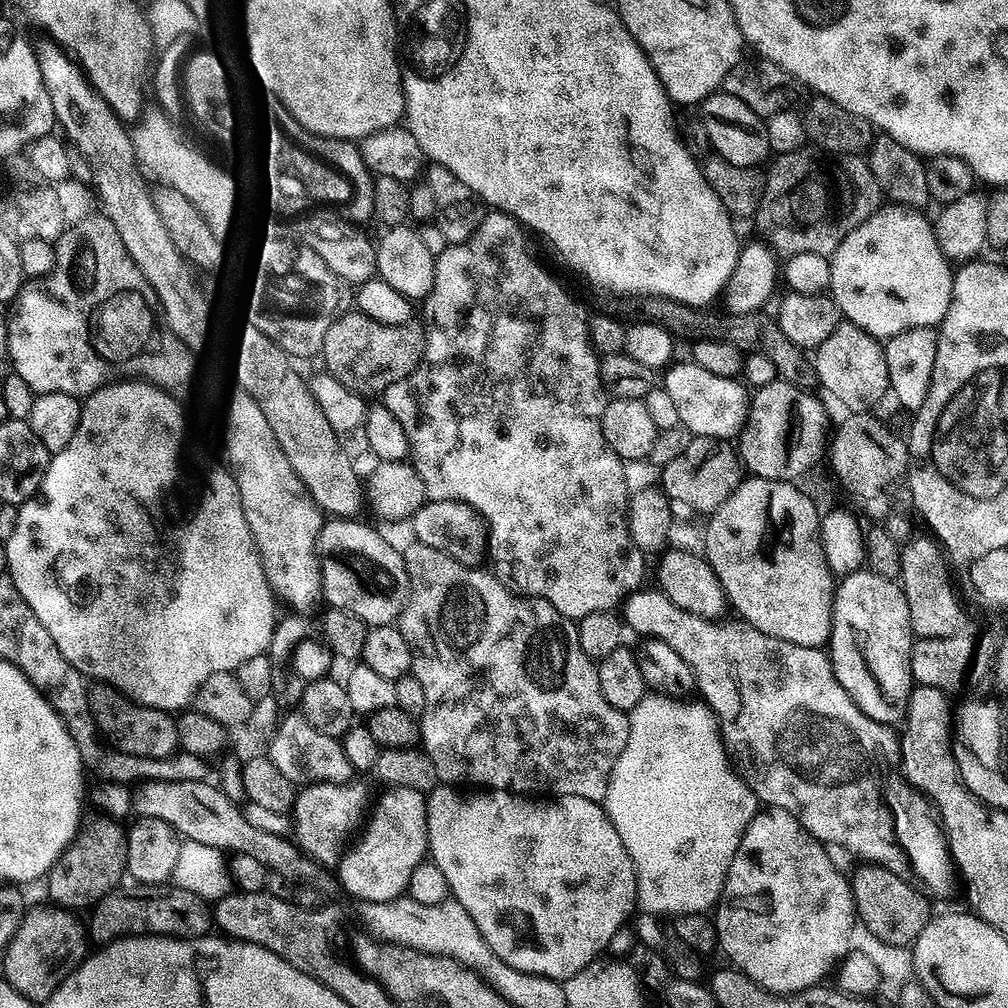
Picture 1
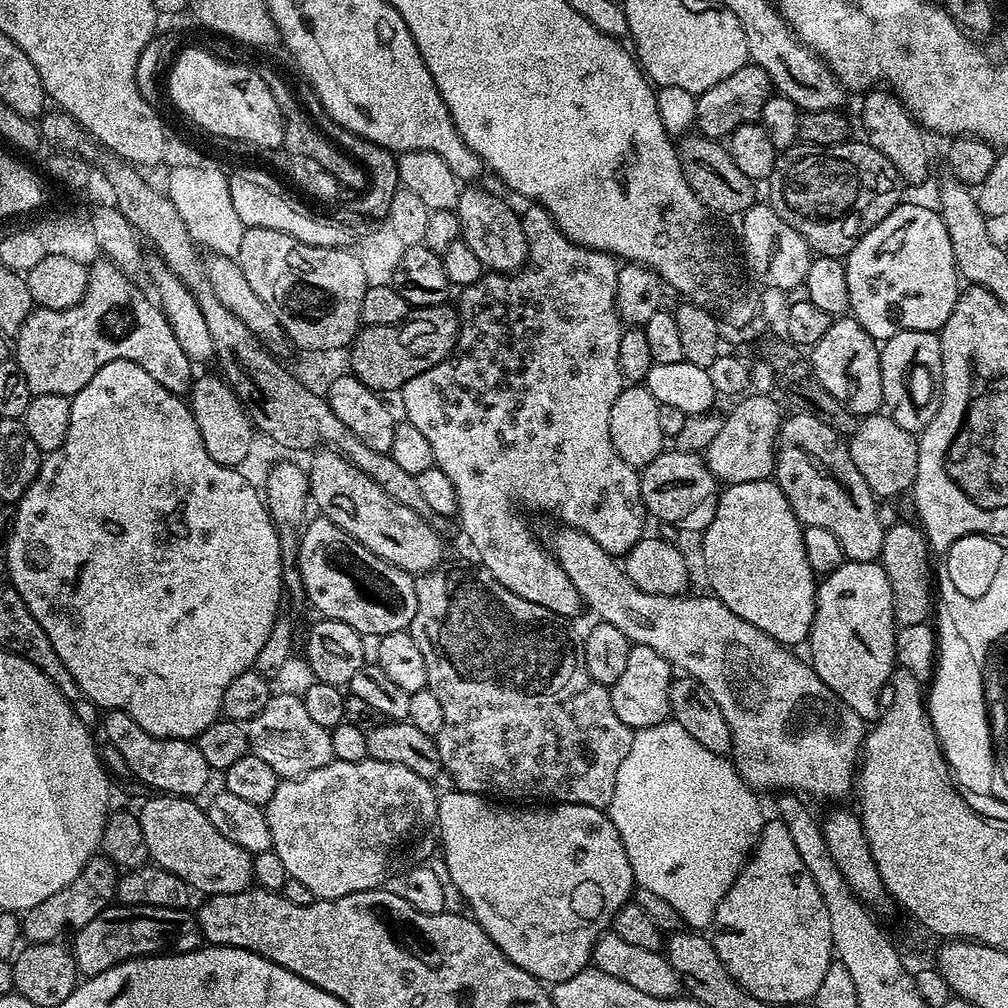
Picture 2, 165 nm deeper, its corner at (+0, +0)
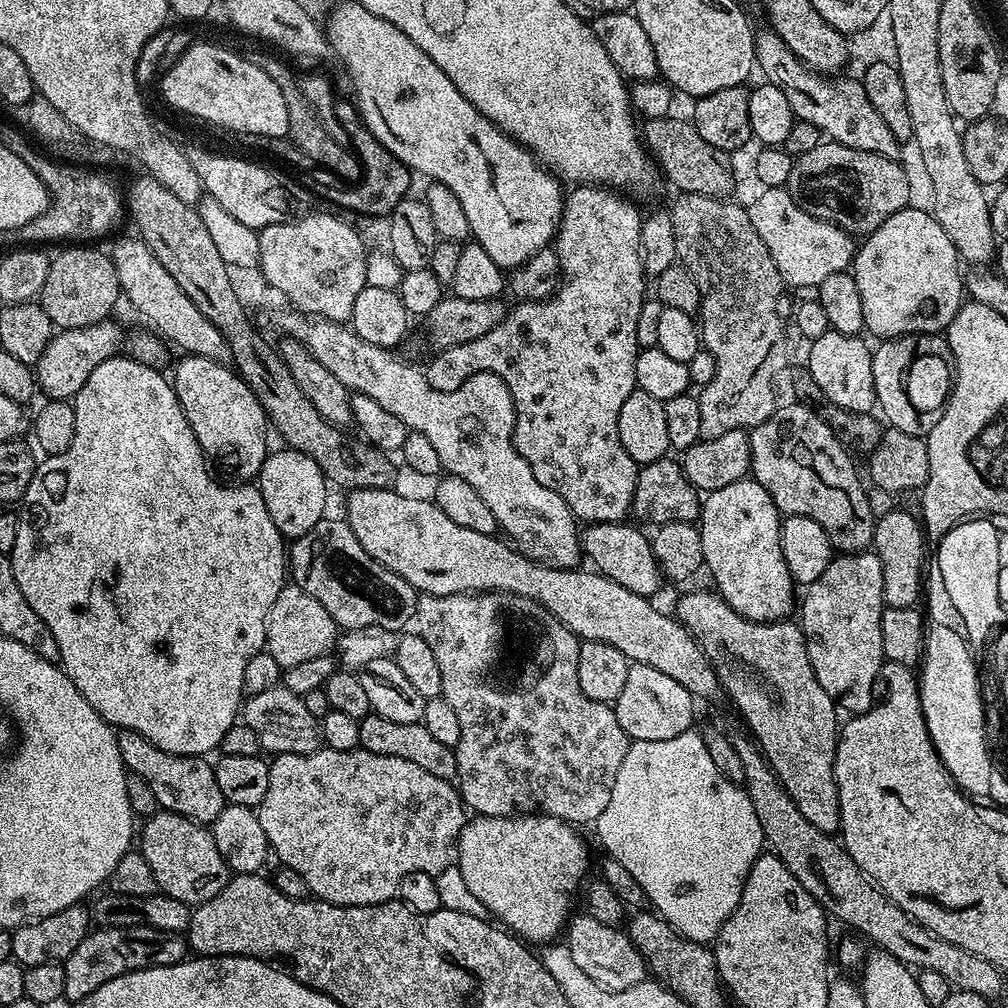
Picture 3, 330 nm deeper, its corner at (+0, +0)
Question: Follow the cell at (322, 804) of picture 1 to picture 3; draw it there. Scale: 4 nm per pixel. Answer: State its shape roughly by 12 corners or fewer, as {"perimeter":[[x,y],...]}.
{"perimeter":[[281,752],[268,847],[331,904],[454,864],[457,785],[386,754]]}

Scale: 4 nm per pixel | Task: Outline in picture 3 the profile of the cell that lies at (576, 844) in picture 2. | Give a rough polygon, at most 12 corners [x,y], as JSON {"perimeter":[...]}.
{"perimeter":[[476,814],[455,863],[513,936],[565,931],[588,844],[557,816]]}

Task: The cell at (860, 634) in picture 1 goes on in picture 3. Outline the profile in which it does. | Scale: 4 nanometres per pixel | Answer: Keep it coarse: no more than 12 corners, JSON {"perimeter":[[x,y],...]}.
{"perimeter":[[837,555],[798,608],[821,693],[869,712],[882,562]]}

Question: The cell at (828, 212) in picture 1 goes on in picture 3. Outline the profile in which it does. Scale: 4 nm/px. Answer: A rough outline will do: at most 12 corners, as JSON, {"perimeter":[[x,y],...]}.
{"perimeter":[[821,142],[786,187],[853,237],[909,207],[900,160]]}

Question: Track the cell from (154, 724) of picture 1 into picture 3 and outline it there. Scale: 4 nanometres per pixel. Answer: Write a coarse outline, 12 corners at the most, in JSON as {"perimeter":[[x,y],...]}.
{"perimeter":[[125,728],[125,769],[161,809],[211,826],[226,801],[205,757]]}

